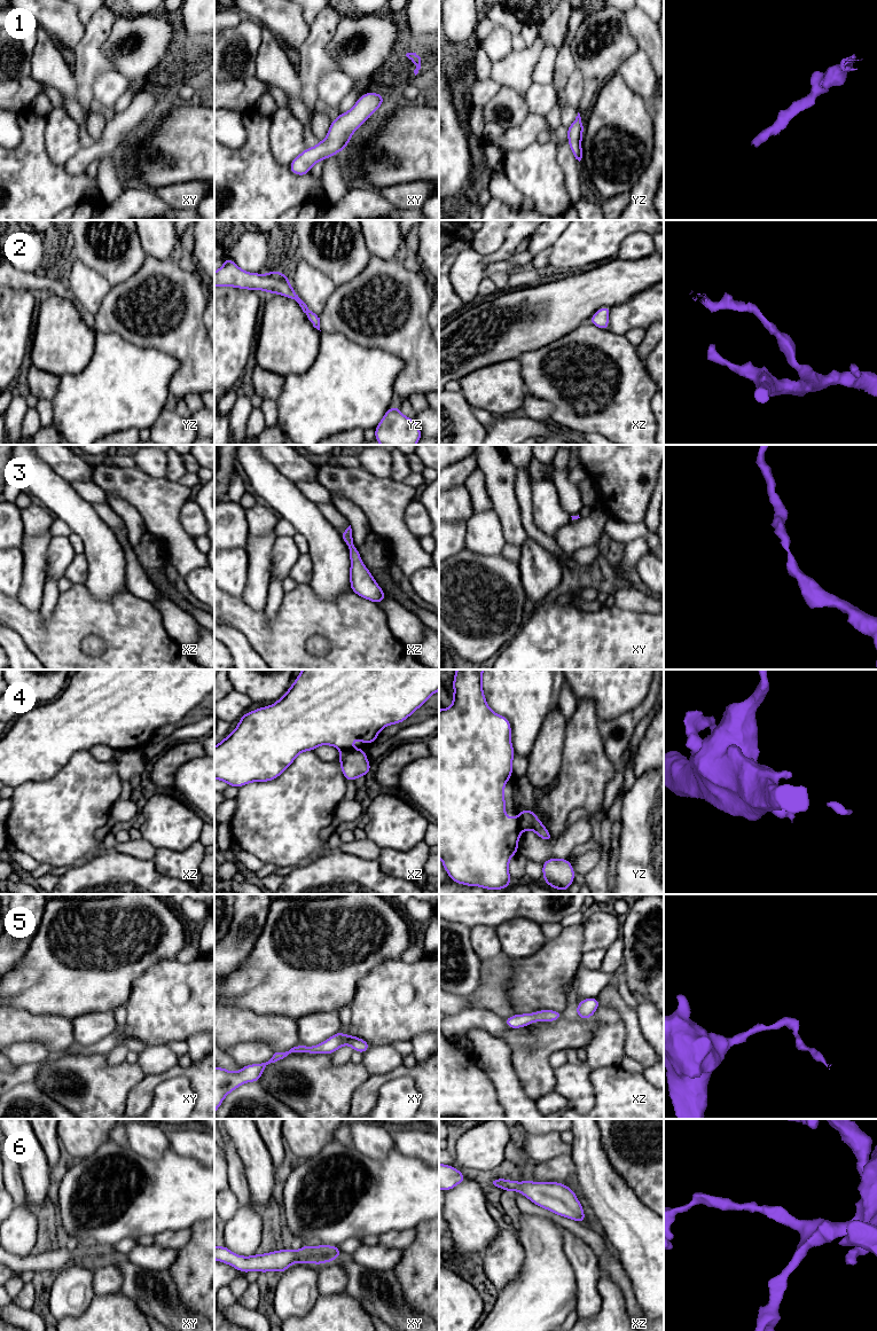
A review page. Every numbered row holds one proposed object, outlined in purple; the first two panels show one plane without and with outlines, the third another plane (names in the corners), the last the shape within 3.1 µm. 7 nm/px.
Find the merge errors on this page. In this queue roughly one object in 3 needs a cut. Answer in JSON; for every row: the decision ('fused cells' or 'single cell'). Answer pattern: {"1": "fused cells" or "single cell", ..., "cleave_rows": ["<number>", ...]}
{"1": "single cell", "2": "single cell", "3": "single cell", "4": "fused cells", "5": "single cell", "6": "single cell", "cleave_rows": ["4"]}

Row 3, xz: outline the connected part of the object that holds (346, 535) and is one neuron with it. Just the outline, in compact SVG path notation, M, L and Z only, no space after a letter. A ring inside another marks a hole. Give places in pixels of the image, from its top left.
M351 525L340 533L343 541L349 546L351 567L350 585L351 590L362 598L367 598L376 604L387 598L379 585L373 578L370 571L365 566L358 548L353 545L353 533Z

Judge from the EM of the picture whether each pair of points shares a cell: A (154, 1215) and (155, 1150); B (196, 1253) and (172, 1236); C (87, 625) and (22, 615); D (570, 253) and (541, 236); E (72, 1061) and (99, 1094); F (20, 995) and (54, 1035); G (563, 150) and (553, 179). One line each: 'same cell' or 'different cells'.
A: different cells
B: different cells
C: same cell
D: different cells
E: same cell
F: different cells
G: different cells

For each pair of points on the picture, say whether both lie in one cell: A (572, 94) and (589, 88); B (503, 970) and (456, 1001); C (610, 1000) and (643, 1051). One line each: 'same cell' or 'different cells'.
A: different cells
B: same cell
C: same cell

